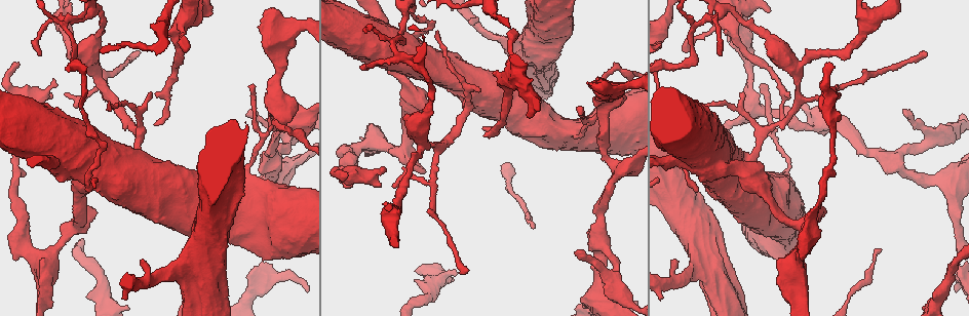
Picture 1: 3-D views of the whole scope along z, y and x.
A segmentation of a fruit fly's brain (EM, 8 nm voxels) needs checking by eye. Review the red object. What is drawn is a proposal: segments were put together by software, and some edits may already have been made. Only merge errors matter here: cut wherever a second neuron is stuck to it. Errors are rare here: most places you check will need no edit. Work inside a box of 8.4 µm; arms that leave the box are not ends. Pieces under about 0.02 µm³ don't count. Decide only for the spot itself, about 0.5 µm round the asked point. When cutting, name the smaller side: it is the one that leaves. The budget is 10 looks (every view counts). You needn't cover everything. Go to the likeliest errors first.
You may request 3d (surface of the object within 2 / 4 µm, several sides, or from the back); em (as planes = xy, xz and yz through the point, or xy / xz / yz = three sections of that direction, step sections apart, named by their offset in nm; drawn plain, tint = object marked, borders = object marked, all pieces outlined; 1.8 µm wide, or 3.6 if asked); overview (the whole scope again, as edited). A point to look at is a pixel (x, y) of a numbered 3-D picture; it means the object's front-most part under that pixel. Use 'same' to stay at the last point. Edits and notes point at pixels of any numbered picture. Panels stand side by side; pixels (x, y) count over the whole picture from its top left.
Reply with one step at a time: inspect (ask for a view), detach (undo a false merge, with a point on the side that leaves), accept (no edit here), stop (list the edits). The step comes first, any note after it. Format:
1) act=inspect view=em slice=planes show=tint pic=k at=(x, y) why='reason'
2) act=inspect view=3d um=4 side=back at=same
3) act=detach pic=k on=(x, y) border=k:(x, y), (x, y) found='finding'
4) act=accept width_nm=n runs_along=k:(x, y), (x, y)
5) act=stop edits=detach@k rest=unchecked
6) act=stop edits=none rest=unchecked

act=inspect view=em slice=xz step=4 show=tint pic=1 at=(610, 179) why='sudden change in width'

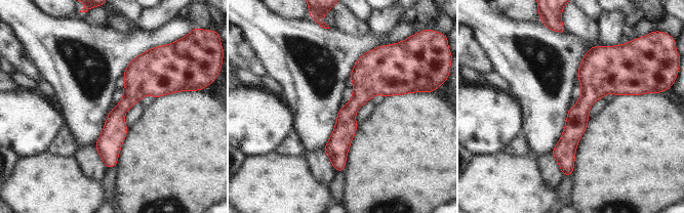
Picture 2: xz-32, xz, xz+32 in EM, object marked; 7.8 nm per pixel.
act=inspect view=em slice=planes show=tint at=same

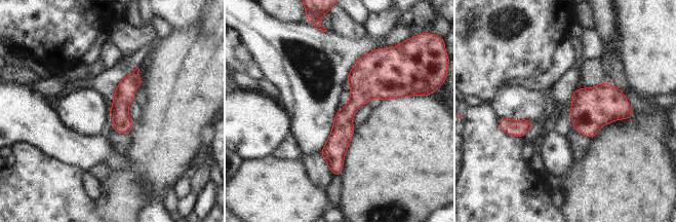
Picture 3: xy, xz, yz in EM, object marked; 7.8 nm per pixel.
act=accept runs_along=3:(369, 57), (334, 172) found='continuous, no second neuron'

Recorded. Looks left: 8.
act=inspect view=3d um=4 pic=1 at=(614, 68) why='abrupt turn'

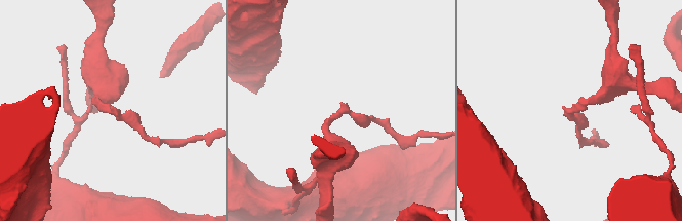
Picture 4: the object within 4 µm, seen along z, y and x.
act=inspect view=em slice=planes show=tint pic=4 at=(570, 113)

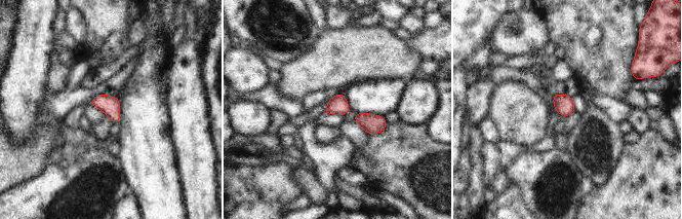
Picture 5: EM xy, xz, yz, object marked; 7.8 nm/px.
act=accept width_nm=150 found='one neuron here'

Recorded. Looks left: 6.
act=inspect view=3d um=4 side=back pic=1 at=(269, 165) why='three arms meet'

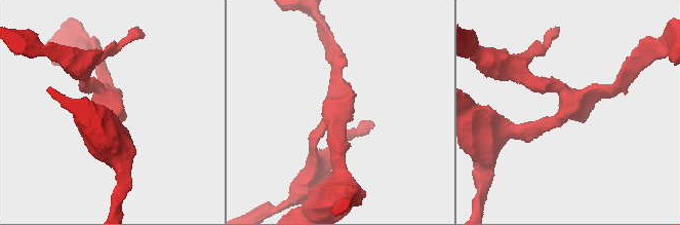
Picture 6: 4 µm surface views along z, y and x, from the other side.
act=inspect view=em slice=planes show=borders pic=6 at=(110, 107) arms=3 arm_widths_nm=220,220,260

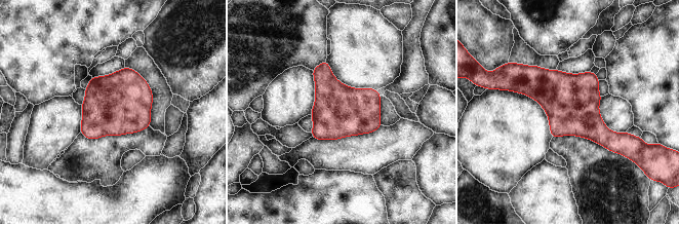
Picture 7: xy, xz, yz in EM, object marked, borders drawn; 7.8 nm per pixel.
act=accept found='continuous, no second neuron'

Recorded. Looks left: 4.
act=inspect view=em slice=planes show=tint pic=1 at=(868, 19) why='sudden change in width'

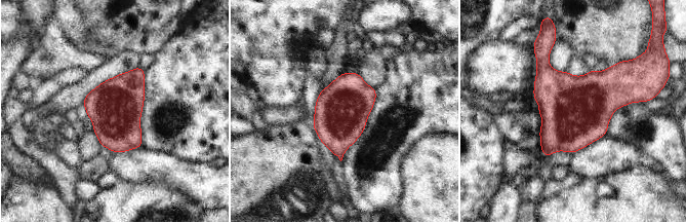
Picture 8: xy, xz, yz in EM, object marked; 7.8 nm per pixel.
act=accept found='all the same neuron'

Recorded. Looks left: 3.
act=stop edits=none rest=unchecked

